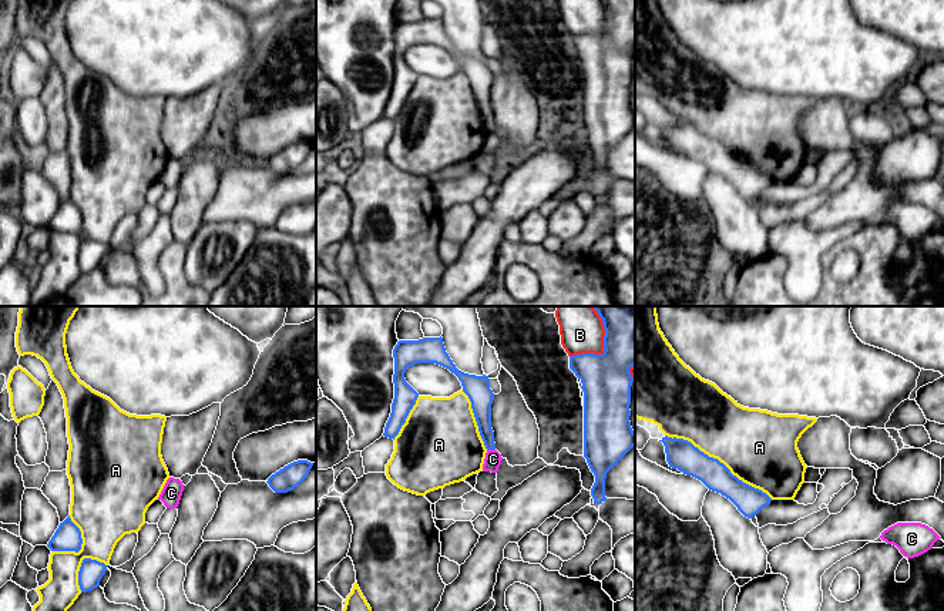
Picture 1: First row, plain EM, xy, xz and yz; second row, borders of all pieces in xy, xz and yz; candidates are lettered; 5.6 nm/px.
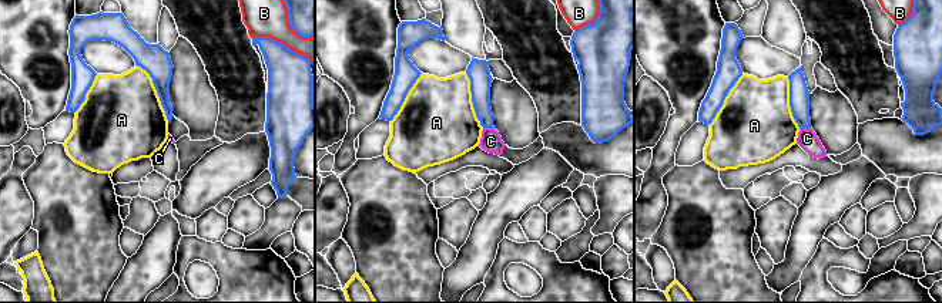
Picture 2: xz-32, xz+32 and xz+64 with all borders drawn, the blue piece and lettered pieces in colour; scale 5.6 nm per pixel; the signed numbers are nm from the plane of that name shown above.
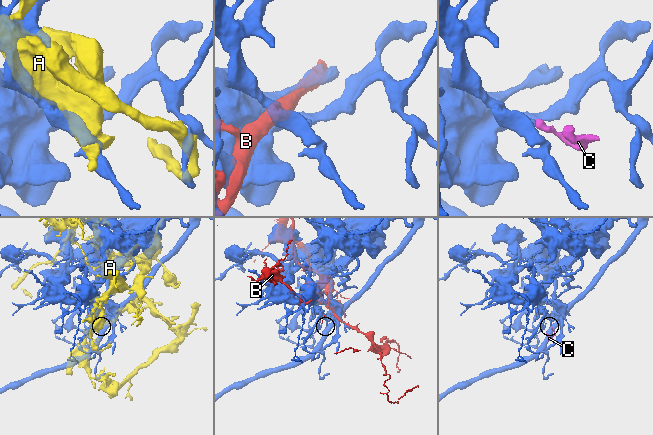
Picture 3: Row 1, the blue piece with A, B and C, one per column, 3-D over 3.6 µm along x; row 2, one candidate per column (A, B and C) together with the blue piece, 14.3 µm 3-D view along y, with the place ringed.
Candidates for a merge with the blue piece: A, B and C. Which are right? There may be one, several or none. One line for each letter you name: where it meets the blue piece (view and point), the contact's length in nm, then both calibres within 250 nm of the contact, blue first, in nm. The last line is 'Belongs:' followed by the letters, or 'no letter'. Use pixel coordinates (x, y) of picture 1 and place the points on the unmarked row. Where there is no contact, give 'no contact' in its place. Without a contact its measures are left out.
Belongs: no letter

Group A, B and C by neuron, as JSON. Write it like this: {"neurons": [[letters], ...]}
{"neurons": [["A"], ["B"], ["C"]]}

